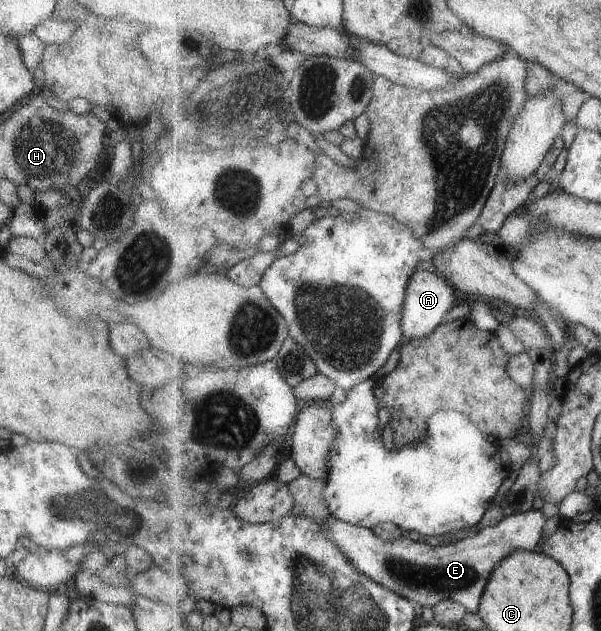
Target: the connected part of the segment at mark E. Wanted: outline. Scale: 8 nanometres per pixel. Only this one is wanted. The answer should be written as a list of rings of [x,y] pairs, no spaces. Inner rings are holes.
[[[530,510],[521,515],[512,515],[504,517],[494,526],[479,529],[473,536],[466,537],[462,540],[452,541],[450,544],[444,542],[440,546],[430,546],[424,542],[414,542],[410,538],[400,536],[398,540],[384,541],[379,538],[372,529],[368,527],[360,527],[354,524],[348,524],[334,517],[325,521],[328,524],[328,540],[336,542],[340,546],[340,550],[347,555],[347,558],[356,566],[356,570],[360,570],[362,574],[366,574],[371,580],[376,580],[379,584],[394,590],[396,594],[411,599],[422,607],[434,607],[442,600],[454,600],[462,604],[469,612],[478,614],[480,602],[490,580],[494,568],[504,558],[512,556],[518,550],[532,551],[542,540],[544,536],[544,526],[548,522],[548,516],[542,510]]]

